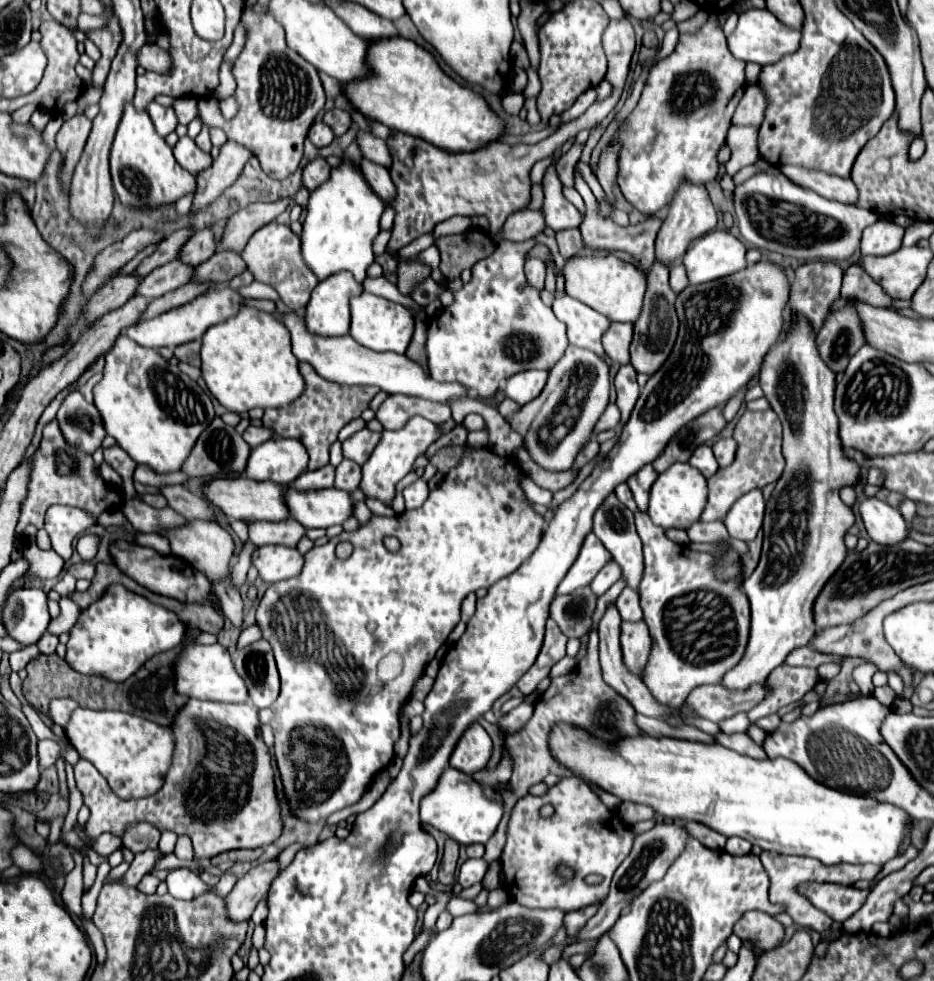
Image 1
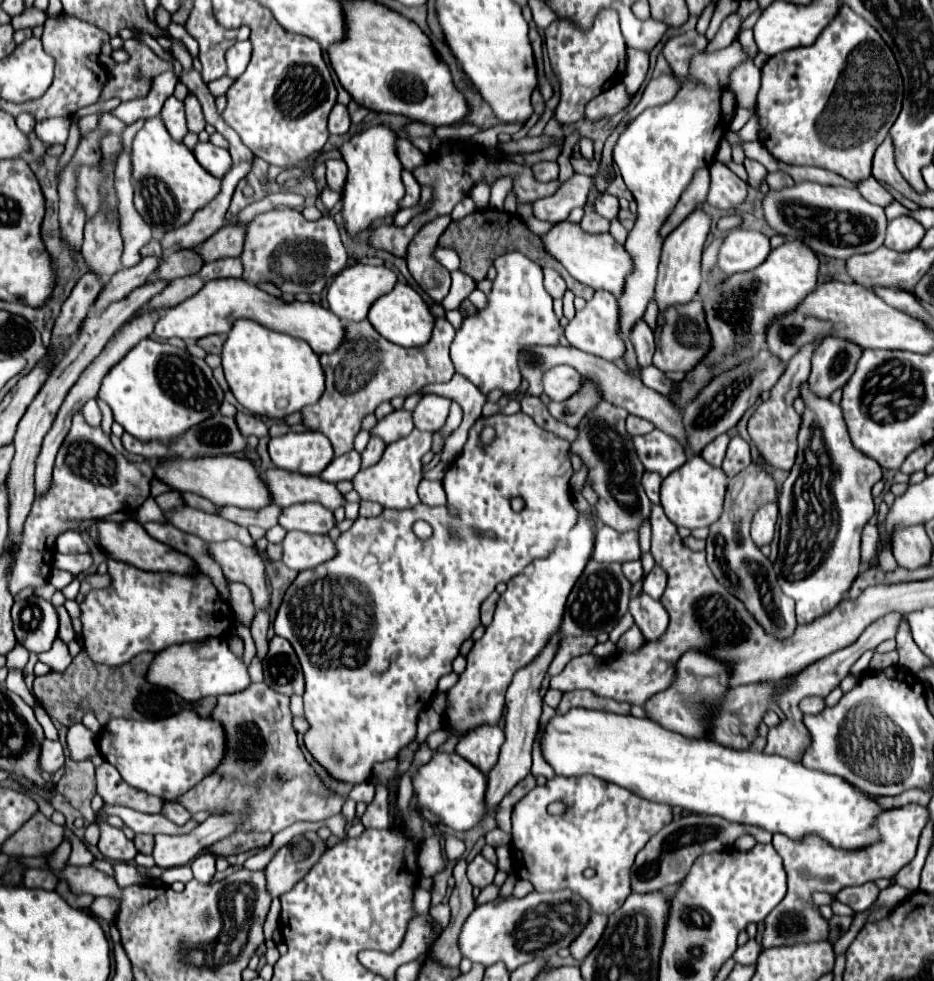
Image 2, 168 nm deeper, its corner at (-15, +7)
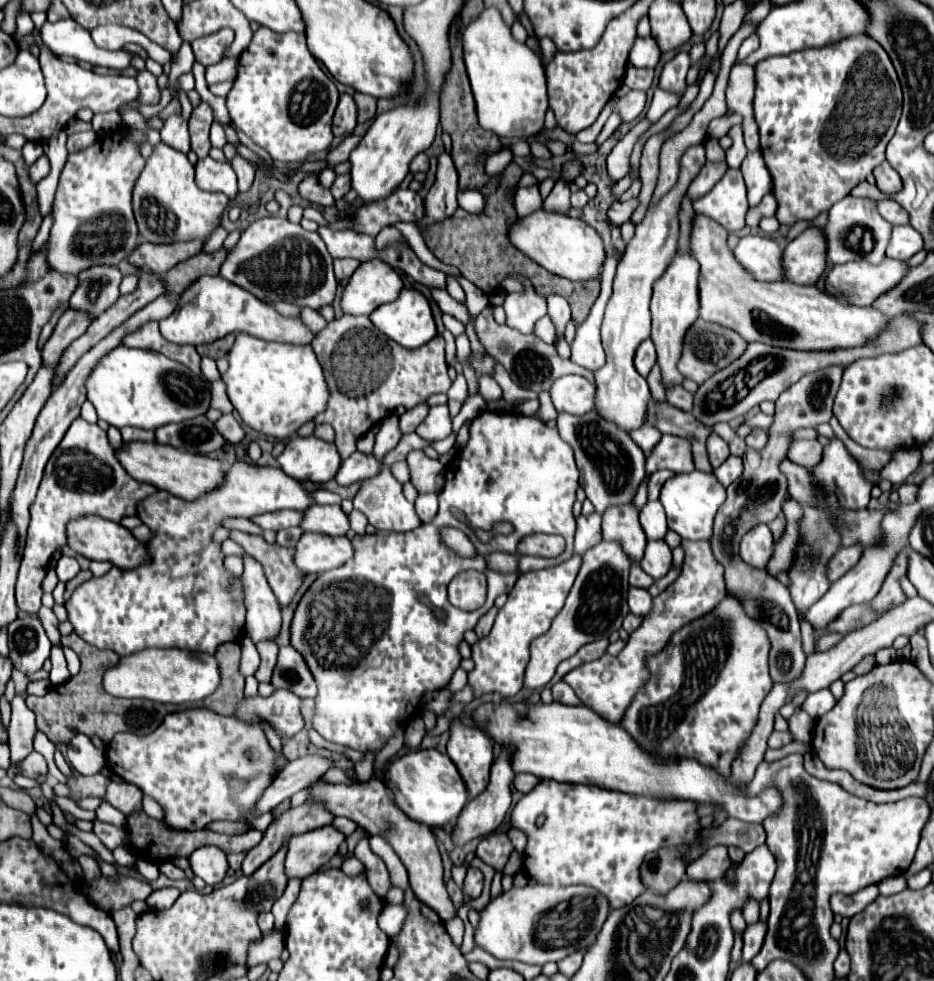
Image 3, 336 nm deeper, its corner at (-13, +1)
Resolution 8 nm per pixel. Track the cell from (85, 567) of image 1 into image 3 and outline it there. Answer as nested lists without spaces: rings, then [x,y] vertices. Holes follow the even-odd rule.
[[[61,556],[61,560],[57,562],[57,566],[55,566],[55,570],[57,570],[57,578],[61,580],[61,582],[69,582],[71,578],[75,578],[77,574],[79,574],[79,562],[75,560],[75,558],[71,558],[71,556]]]

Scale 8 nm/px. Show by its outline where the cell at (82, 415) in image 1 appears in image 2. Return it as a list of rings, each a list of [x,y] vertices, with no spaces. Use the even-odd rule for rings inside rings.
[[[89,400],[89,402],[83,406],[81,414],[85,416],[85,420],[87,420],[91,426],[99,426],[99,424],[101,424],[101,410],[99,410],[99,406],[97,406],[97,400]]]

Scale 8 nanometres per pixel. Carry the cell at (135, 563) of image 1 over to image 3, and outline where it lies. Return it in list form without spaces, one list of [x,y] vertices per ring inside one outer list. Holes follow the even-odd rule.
[[[99,516],[91,518],[79,518],[77,522],[69,522],[69,548],[73,548],[77,554],[89,558],[89,560],[99,560],[99,562],[111,562],[117,568],[131,570],[141,564],[149,564],[149,552],[143,542],[139,542],[127,528],[121,524],[109,522]]]

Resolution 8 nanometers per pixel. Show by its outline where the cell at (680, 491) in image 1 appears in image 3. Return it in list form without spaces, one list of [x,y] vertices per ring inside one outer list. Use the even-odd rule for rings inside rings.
[[[693,470],[689,474],[675,474],[669,478],[661,488],[659,500],[665,508],[671,530],[685,540],[709,540],[709,534],[713,534],[713,518],[717,508],[725,502],[725,488],[719,484],[715,474]]]

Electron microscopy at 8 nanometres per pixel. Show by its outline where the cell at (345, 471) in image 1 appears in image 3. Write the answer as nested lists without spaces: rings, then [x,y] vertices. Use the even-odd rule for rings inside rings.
[[[391,414],[391,416],[387,416],[387,418],[381,422],[381,428],[379,428],[377,436],[375,436],[375,448],[373,448],[373,456],[375,456],[379,462],[383,460],[383,456],[385,456],[389,450],[393,450],[393,448],[397,446],[399,438],[401,438],[401,432],[397,430],[397,422],[399,422],[397,414]]]

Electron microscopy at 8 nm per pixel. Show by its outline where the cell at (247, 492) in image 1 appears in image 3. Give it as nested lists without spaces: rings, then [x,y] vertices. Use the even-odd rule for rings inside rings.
[[[135,442],[133,446],[125,446],[115,452],[119,462],[125,466],[131,478],[137,478],[139,482],[153,484],[159,490],[167,490],[173,496],[179,496],[183,500],[197,500],[205,494],[211,494],[217,490],[223,480],[227,470],[223,464],[215,458],[207,456],[197,456],[197,454],[185,454],[185,450],[177,450],[173,446],[161,446],[157,442]]]

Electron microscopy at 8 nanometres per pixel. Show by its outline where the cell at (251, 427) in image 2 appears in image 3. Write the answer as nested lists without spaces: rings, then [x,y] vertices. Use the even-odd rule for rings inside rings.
[[[223,414],[217,422],[215,422],[217,430],[225,436],[225,440],[229,444],[239,444],[245,438],[245,430],[241,428],[241,424],[235,420],[233,414]]]

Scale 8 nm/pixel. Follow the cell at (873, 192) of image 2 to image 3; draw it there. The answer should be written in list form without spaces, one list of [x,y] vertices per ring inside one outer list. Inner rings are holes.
[[[877,200],[877,210],[889,224],[909,224],[909,216],[893,200]]]

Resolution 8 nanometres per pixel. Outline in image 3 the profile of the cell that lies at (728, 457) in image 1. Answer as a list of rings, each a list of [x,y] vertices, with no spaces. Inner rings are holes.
[[[729,456],[717,470],[713,470],[717,480],[723,484],[723,486],[729,486],[731,482],[735,482],[741,472],[743,472],[743,460],[739,456]]]

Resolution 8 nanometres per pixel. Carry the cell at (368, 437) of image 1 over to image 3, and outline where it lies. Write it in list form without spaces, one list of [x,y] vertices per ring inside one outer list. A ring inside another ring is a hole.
[[[423,402],[421,406],[415,406],[413,410],[407,410],[401,418],[399,418],[399,430],[401,434],[409,434],[409,432],[415,432],[415,428],[423,422],[425,414],[429,412],[427,404]]]

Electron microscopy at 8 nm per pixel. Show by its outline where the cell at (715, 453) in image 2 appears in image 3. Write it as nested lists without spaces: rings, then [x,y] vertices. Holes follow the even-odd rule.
[[[713,432],[707,438],[707,454],[709,454],[709,462],[711,462],[713,470],[715,470],[715,468],[719,468],[727,460],[729,446],[727,446],[727,442],[719,434]]]

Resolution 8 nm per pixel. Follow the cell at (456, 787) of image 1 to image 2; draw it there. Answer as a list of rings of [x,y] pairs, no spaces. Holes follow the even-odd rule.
[[[433,752],[433,758],[427,764],[419,766],[411,780],[413,792],[419,800],[419,810],[431,824],[445,824],[453,830],[469,830],[487,814],[485,776],[455,752]]]

